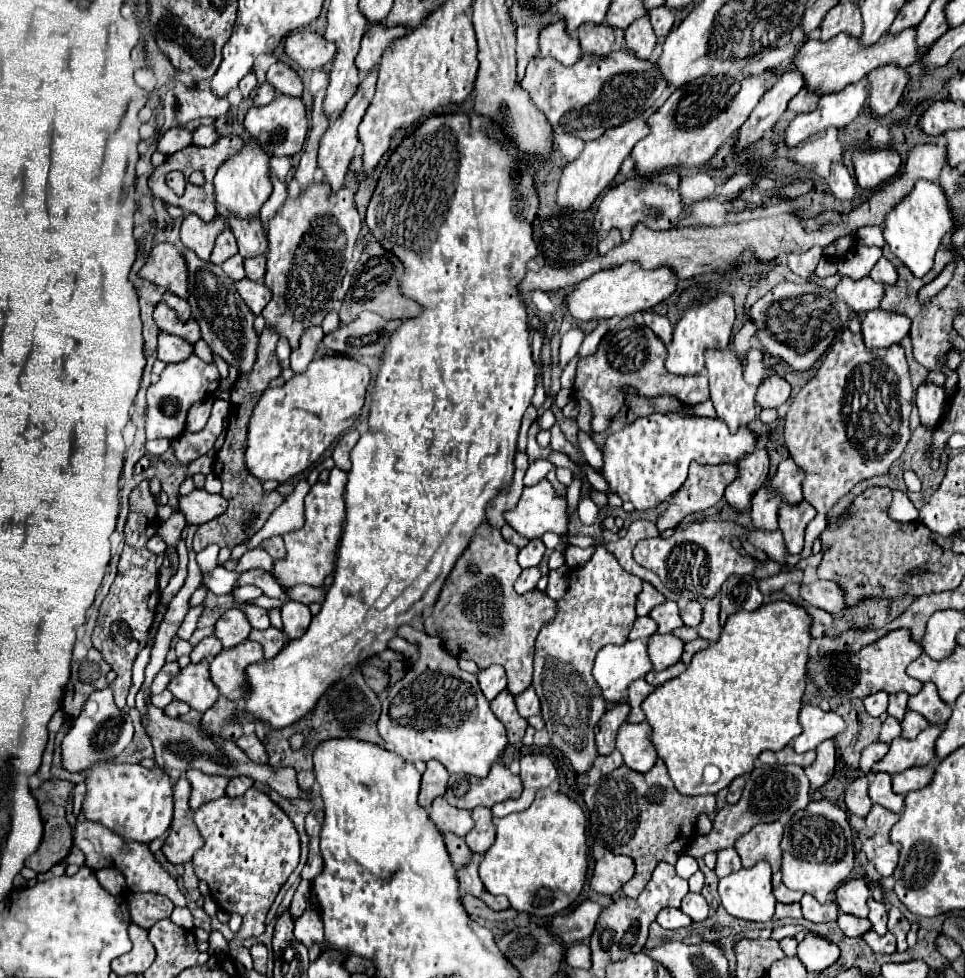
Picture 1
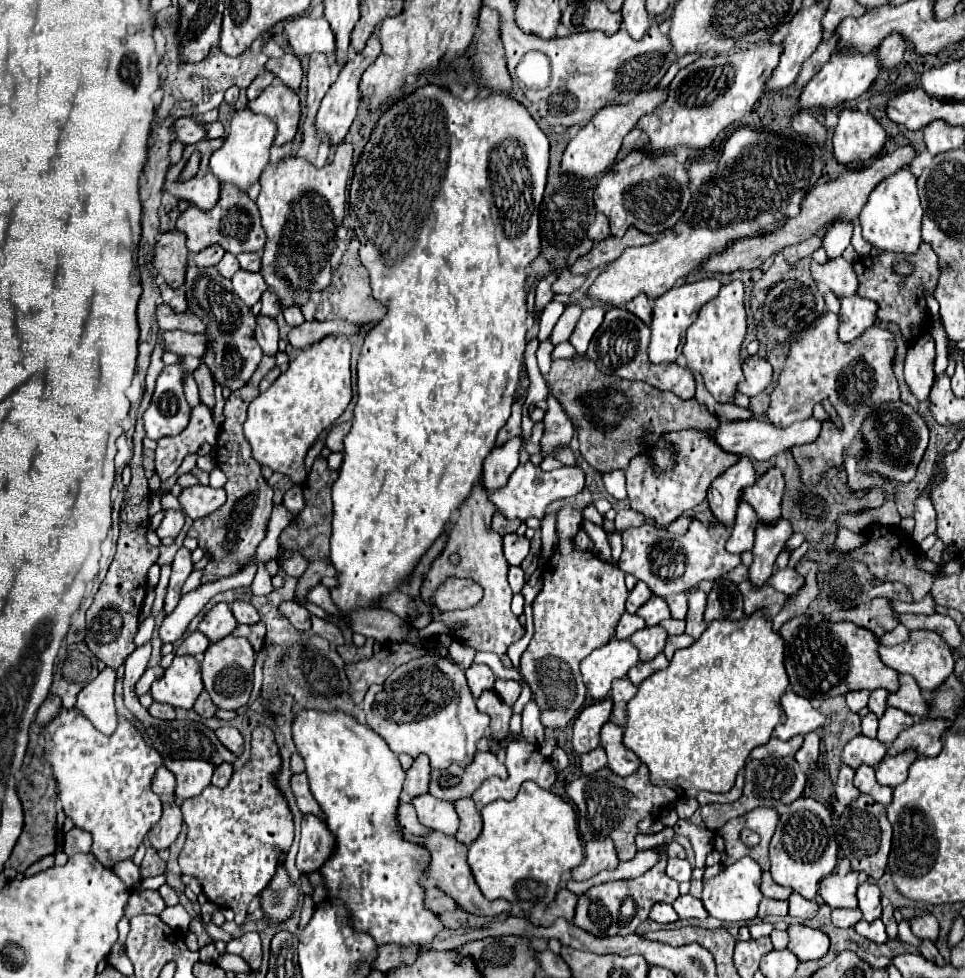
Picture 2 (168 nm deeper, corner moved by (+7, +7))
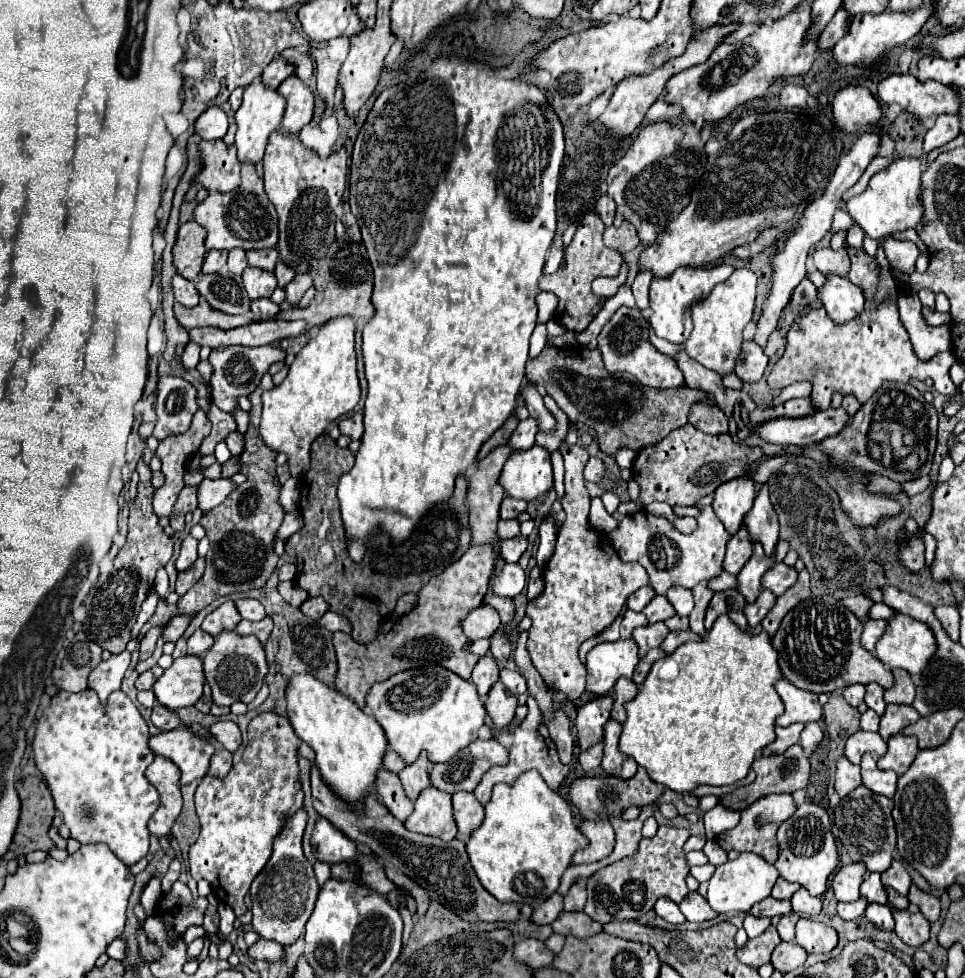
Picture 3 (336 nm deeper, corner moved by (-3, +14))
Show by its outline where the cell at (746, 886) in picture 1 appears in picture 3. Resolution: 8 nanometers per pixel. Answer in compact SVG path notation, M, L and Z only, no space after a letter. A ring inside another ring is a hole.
M746 852L746 854L740 854L736 860L728 860L726 864L716 866L716 870L714 870L712 878L710 878L706 898L708 898L710 906L720 914L726 914L726 912L750 912L750 908L756 902L770 896L770 890L772 890L776 878L778 878L778 872L776 872L776 868L772 864L768 864L762 856Z

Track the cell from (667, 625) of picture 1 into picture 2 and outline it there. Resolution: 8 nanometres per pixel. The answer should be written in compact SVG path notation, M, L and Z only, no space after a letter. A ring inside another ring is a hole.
M652 597L646 605L642 605L638 611L636 611L648 627L652 625L658 625L662 619L668 619L670 617L670 611L666 607L666 601L664 599L658 599L658 597Z

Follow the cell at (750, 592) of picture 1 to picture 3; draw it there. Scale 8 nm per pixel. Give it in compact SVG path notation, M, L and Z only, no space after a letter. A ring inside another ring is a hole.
M722 590L722 592L714 592L714 598L708 606L708 612L706 612L706 628L710 630L714 620L722 614L730 616L730 620L734 624L738 624L742 630L748 628L746 624L746 616L744 616L744 606L746 606L746 600L744 596L740 596L738 590Z

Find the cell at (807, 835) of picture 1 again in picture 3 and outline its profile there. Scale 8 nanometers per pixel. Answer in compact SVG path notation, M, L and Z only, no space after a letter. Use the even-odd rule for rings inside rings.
M804 802L798 806L796 812L778 828L778 848L780 854L774 866L780 876L788 882L798 882L812 896L822 896L828 888L828 876L838 866L838 848L832 836L832 820L828 810L816 802Z

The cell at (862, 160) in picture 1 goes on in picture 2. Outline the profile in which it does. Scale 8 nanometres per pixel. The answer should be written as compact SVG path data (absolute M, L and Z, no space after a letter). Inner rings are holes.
M842 109L840 111L840 119L834 129L834 137L832 137L834 157L838 159L838 163L848 165L852 161L866 161L882 149L884 141L886 141L886 133L880 127L880 123L874 119L872 113L862 113L860 109Z

